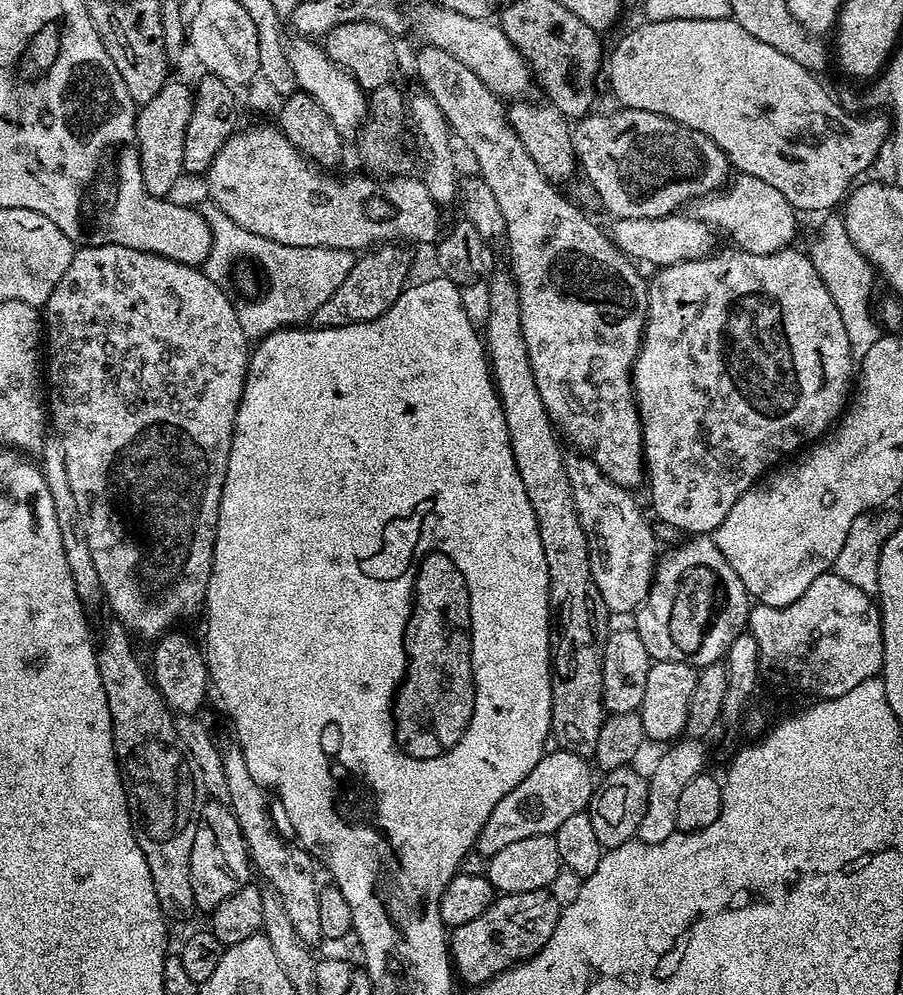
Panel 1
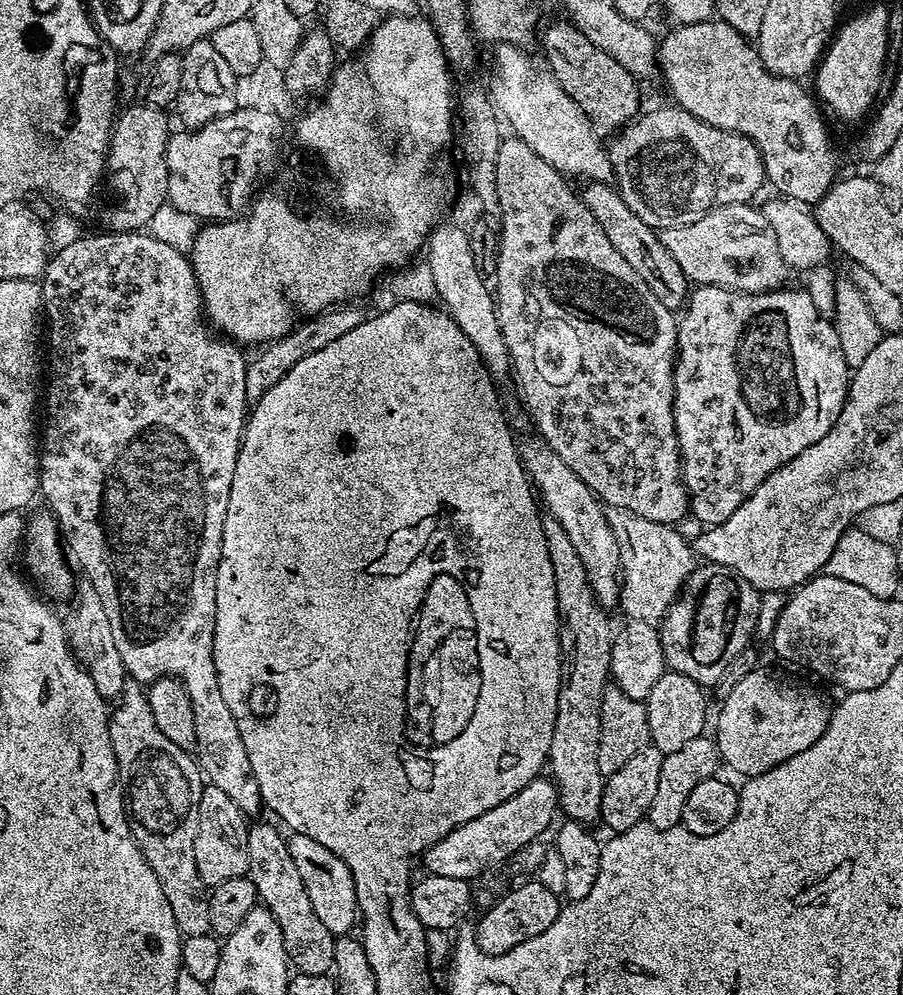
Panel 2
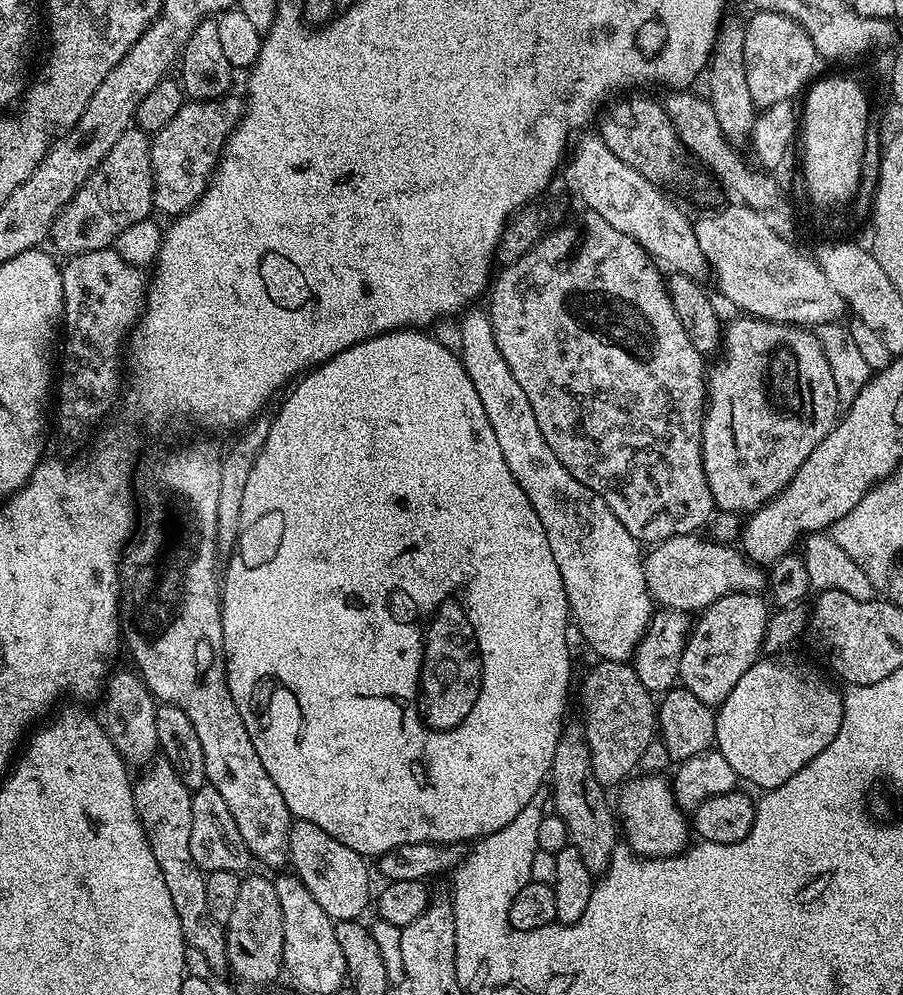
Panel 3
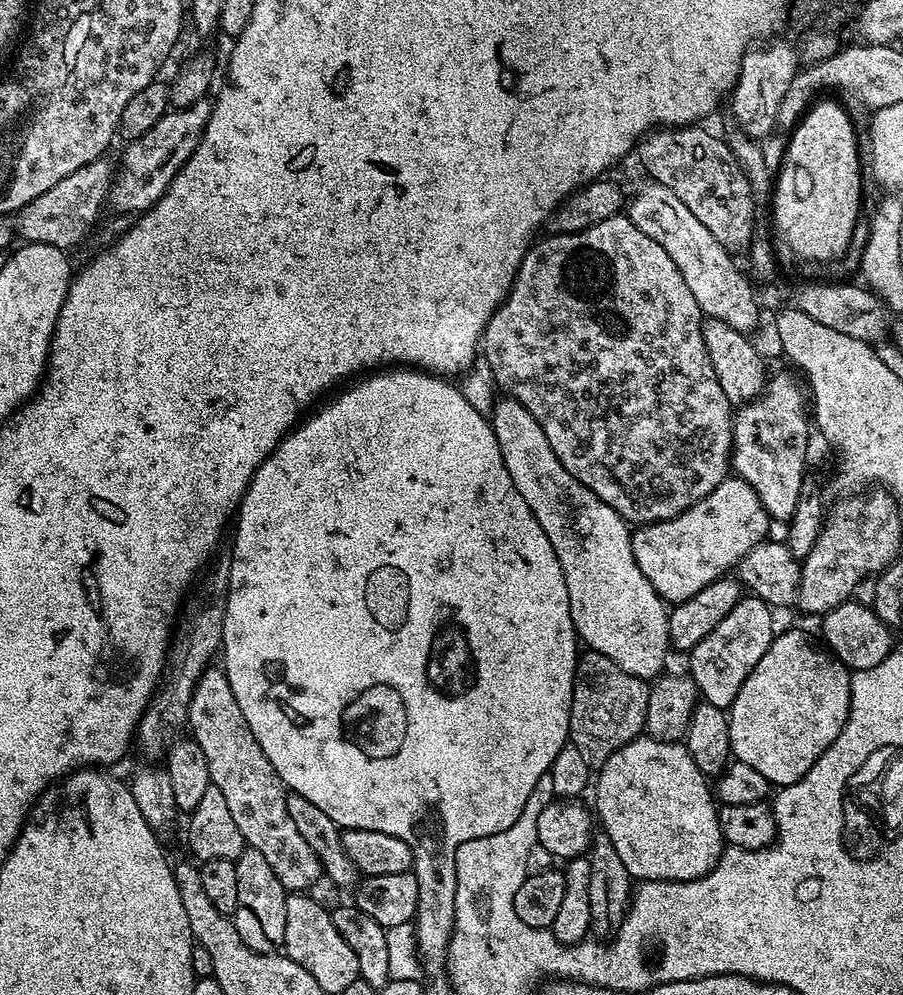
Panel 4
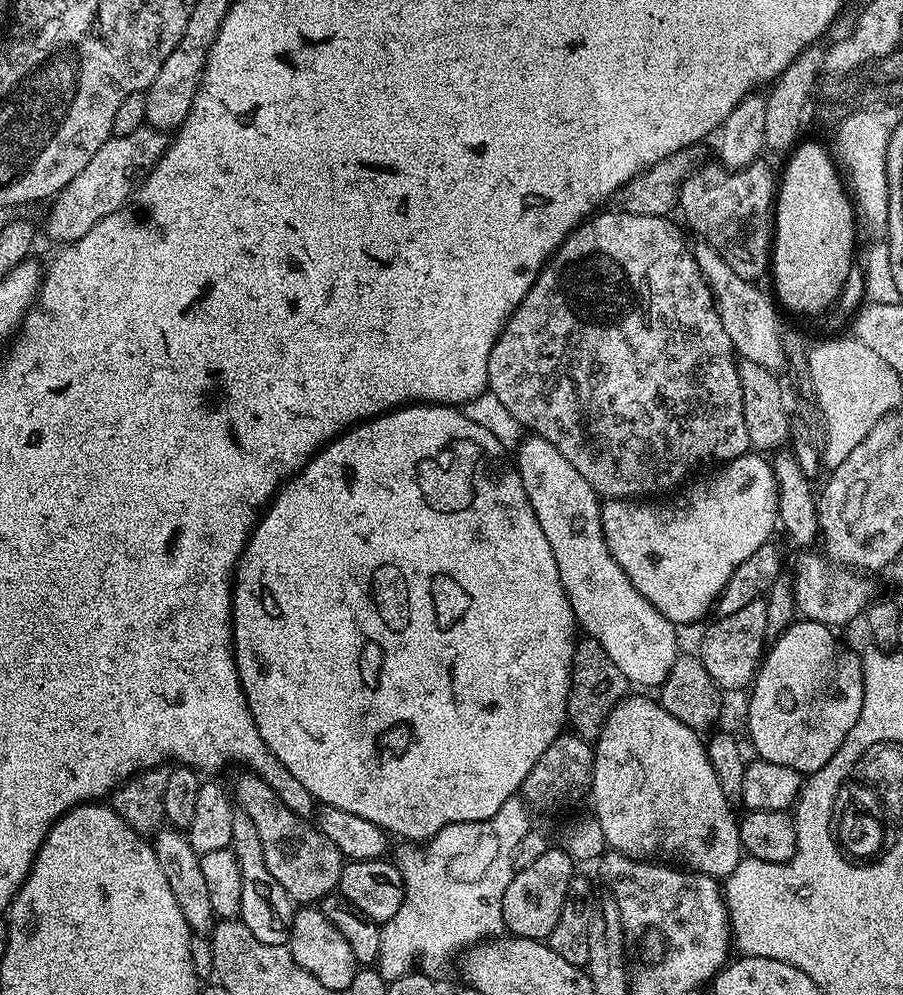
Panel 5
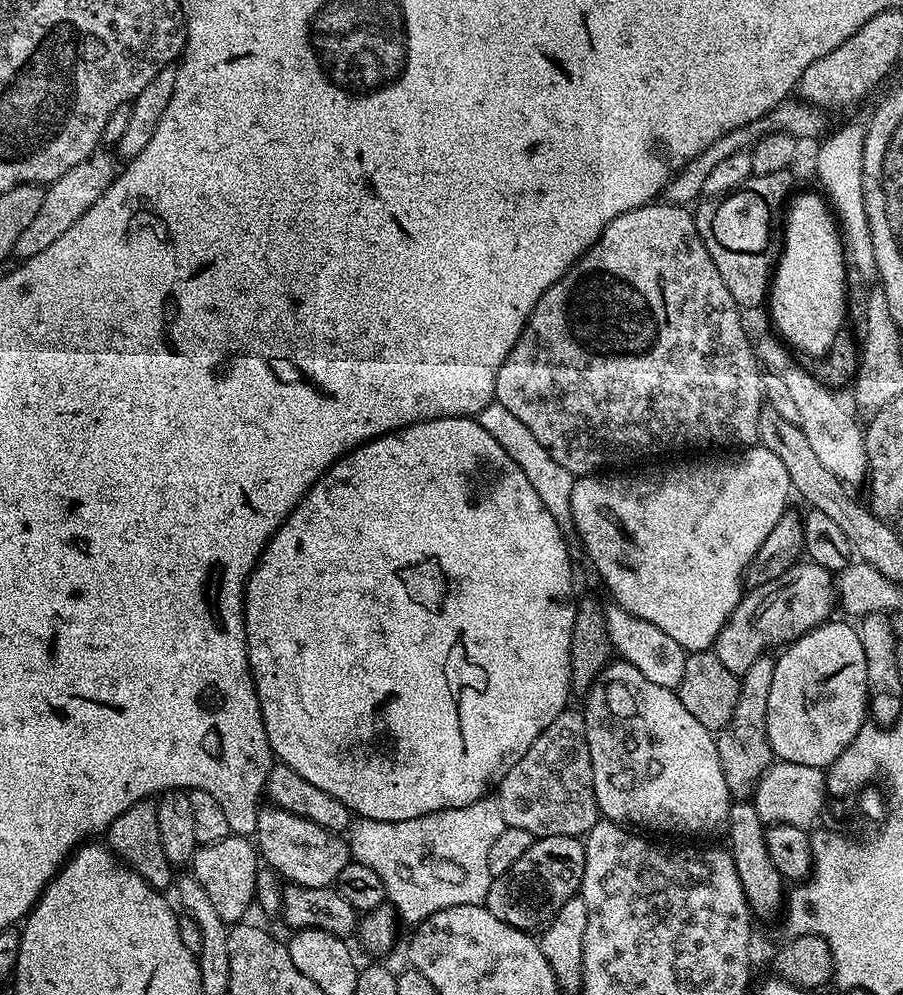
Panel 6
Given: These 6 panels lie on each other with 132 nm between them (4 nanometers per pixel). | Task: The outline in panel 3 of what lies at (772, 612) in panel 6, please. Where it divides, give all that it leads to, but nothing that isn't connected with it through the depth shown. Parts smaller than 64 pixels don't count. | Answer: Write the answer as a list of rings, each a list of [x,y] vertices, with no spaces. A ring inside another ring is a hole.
[[[729,592],[728,595],[718,598],[710,607],[703,609],[699,613],[700,621],[691,625],[688,640],[684,644],[682,650],[682,662],[680,663],[680,674],[678,677],[679,683],[690,690],[690,694],[694,694],[694,698],[698,698],[698,702],[706,702],[709,706],[719,706],[723,700],[730,694],[730,690],[734,690],[734,686],[738,686],[738,678],[742,678],[742,674],[746,674],[746,670],[750,670],[750,666],[755,664],[758,657],[761,655],[764,647],[764,635],[766,634],[766,626],[768,625],[768,618],[770,615],[770,608],[760,601],[759,595],[751,592]]]

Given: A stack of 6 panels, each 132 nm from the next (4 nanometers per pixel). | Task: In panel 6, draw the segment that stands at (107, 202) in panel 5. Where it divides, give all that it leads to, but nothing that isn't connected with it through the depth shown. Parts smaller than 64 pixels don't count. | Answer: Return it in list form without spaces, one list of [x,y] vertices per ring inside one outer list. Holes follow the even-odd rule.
[[[104,150],[78,162],[74,170],[66,170],[62,178],[47,185],[38,214],[31,220],[30,226],[22,230],[18,242],[14,242],[15,255],[23,261],[34,258],[34,254],[42,254],[46,246],[51,246],[57,238],[62,238],[62,234],[66,234],[66,230],[70,230],[70,226],[74,226],[74,222],[78,222],[78,218],[82,218],[82,214],[86,214],[86,210],[90,210],[90,206],[94,206],[98,198],[102,198],[102,194],[112,185],[117,175],[118,164],[115,164]]]

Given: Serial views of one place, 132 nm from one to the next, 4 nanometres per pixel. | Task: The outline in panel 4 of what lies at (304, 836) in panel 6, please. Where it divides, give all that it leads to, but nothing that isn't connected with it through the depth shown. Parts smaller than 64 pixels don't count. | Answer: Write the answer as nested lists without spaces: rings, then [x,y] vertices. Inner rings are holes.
[[[209,666],[200,676],[196,689],[192,695],[192,701],[188,707],[187,727],[190,729],[191,739],[202,746],[202,754],[206,754],[206,766],[210,770],[212,779],[211,787],[222,790],[222,798],[226,798],[226,806],[234,817],[234,823],[242,834],[245,845],[249,848],[257,848],[270,862],[270,870],[282,882],[285,890],[292,894],[304,894],[316,879],[321,879],[322,869],[319,858],[314,854],[310,842],[298,834],[298,826],[294,826],[294,818],[290,818],[288,809],[289,793],[284,783],[278,778],[274,766],[270,766],[270,758],[262,754],[262,746],[258,746],[258,738],[246,726],[246,718],[242,718],[242,710],[238,710],[238,702],[230,690],[228,675],[219,667]]]

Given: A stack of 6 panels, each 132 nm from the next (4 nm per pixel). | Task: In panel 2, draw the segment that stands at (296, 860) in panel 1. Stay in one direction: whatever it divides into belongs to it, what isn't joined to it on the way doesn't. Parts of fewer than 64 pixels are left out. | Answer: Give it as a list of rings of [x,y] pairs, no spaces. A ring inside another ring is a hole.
[[[253,823],[248,829],[247,876],[254,882],[263,907],[273,912],[278,926],[282,926],[282,938],[291,967],[296,972],[329,975],[333,971],[336,937],[326,930],[322,918],[314,914],[314,902],[310,902],[310,894],[306,894],[306,882],[302,882],[298,875],[294,858],[290,858],[285,833],[275,823],[272,824]]]

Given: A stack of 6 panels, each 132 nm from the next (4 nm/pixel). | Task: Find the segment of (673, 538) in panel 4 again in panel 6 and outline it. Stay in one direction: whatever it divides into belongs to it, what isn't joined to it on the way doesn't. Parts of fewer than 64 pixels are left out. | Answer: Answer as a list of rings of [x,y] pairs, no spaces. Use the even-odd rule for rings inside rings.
[[[753,446],[743,450],[733,451],[731,454],[724,454],[721,460],[684,460],[681,464],[668,464],[665,468],[656,468],[649,476],[604,476],[605,474],[589,474],[577,479],[574,490],[572,491],[572,522],[574,525],[575,535],[580,535],[580,540],[584,543],[584,548],[588,551],[588,556],[592,559],[592,564],[596,567],[598,575],[604,579],[604,584],[608,587],[608,592],[613,596],[615,603],[632,616],[642,618],[646,622],[650,622],[654,626],[658,626],[658,630],[663,630],[665,634],[670,634],[670,638],[674,638],[674,642],[678,642],[678,646],[682,646],[687,653],[700,652],[709,650],[715,645],[718,634],[722,630],[722,626],[730,618],[732,611],[738,606],[742,593],[745,591],[744,574],[748,571],[750,562],[754,558],[754,554],[758,554],[758,546],[762,546],[762,542],[766,542],[766,534],[770,534],[770,530],[774,530],[774,525],[777,524],[778,518],[782,518],[782,514],[789,507],[788,495],[793,495],[794,489],[790,482],[790,474],[786,474],[786,466],[782,466],[782,462],[774,454],[770,454],[770,450]]]

